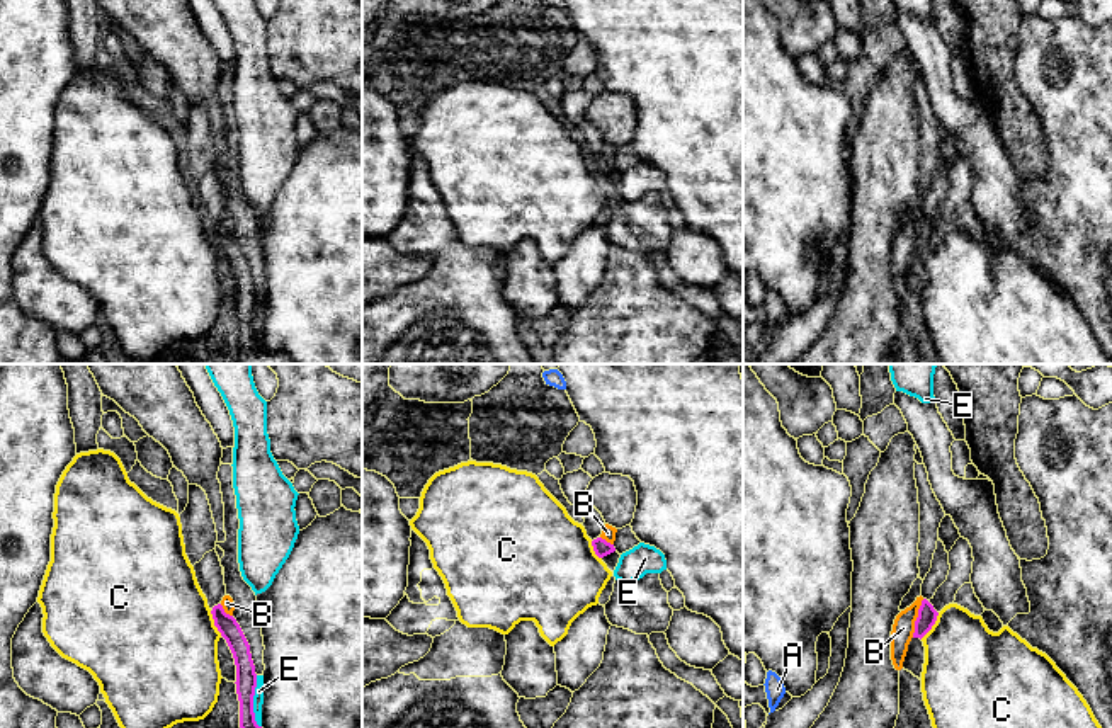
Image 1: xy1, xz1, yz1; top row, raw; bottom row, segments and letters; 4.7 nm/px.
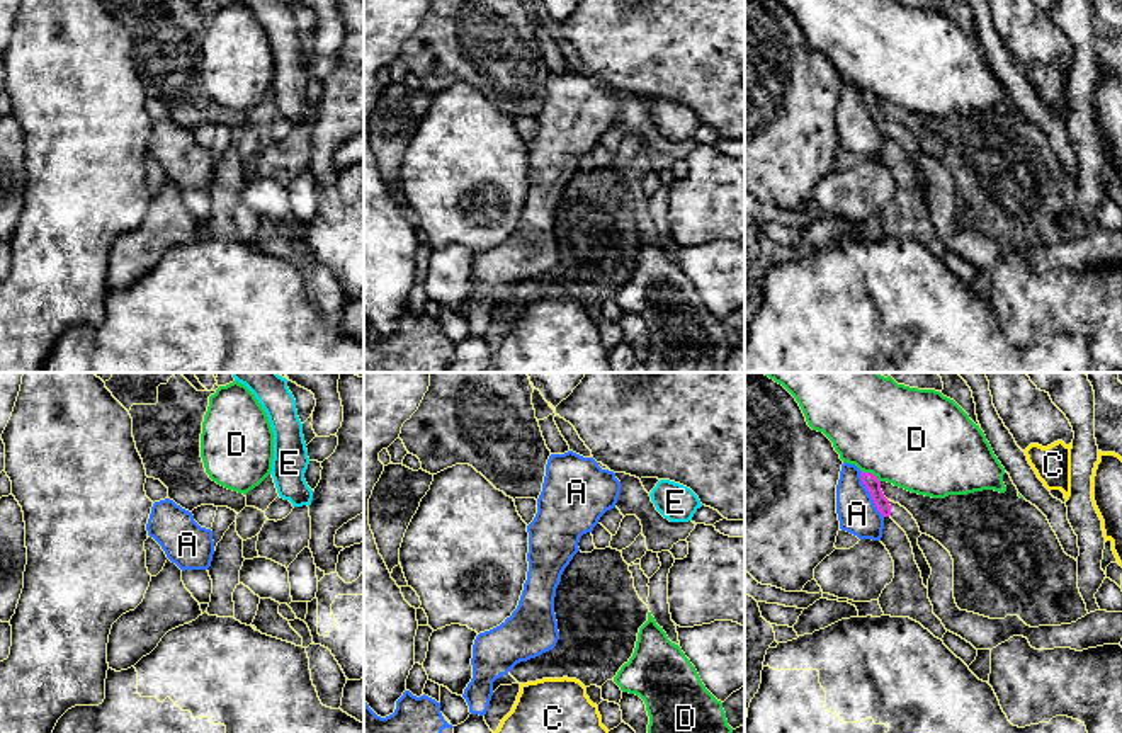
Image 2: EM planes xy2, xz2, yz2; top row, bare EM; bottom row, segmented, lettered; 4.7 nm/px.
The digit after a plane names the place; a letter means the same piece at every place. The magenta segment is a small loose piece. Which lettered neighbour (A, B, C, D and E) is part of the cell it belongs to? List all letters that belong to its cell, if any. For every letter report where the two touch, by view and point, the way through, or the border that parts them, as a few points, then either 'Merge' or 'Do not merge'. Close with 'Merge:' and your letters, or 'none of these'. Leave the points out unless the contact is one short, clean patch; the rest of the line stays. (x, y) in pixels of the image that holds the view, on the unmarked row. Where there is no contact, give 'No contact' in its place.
A: Touches magenta at yz2 (871, 114). Do not merge
B: Touches magenta at yz1 (917, 237). Boundary: yz1 (924, 218), (912, 255). Do not merge
C: Touches magenta at yz1 (932, 244). Boundary: yz1 (939, 232), (934, 244), (920, 257). Do not merge
D: Touches magenta at yz2 (871, 92). Do not merge
E: Touches magenta at xy1 (252, 320). Do not merge
Merge: none of these

